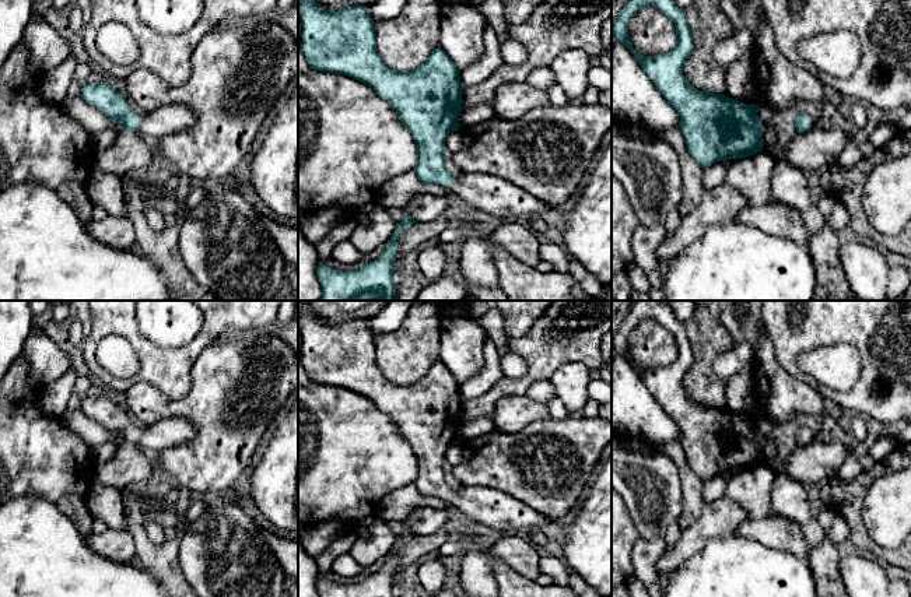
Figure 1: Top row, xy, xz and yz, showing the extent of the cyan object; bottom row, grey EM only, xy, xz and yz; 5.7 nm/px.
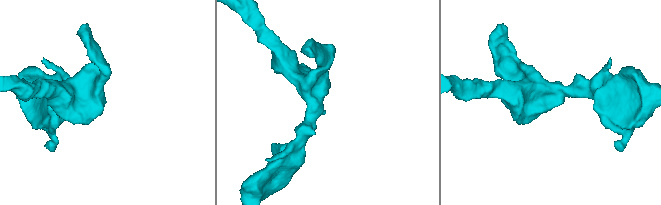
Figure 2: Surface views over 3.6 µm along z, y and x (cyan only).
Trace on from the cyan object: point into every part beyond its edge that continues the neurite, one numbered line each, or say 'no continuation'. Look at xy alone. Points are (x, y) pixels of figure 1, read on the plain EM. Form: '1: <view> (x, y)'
1: xy (168, 432)

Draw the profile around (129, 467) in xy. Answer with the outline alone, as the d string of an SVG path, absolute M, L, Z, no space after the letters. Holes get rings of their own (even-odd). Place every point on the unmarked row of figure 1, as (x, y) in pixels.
M127 443L120 445L111 460L97 464L94 481L123 491L148 481L151 473L153 464L144 456L143 449Z

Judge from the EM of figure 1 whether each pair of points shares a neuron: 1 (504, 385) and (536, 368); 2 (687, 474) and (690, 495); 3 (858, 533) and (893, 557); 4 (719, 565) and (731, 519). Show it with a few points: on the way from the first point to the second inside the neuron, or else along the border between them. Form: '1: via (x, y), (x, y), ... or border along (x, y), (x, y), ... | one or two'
1: via (512, 385), (521, 385), (529, 376) | one
2: via (689, 480), (690, 490) | one
3: via (865, 541), (875, 551), (885, 554) | one
4: border along (733, 533), (711, 537), (697, 551) | two

